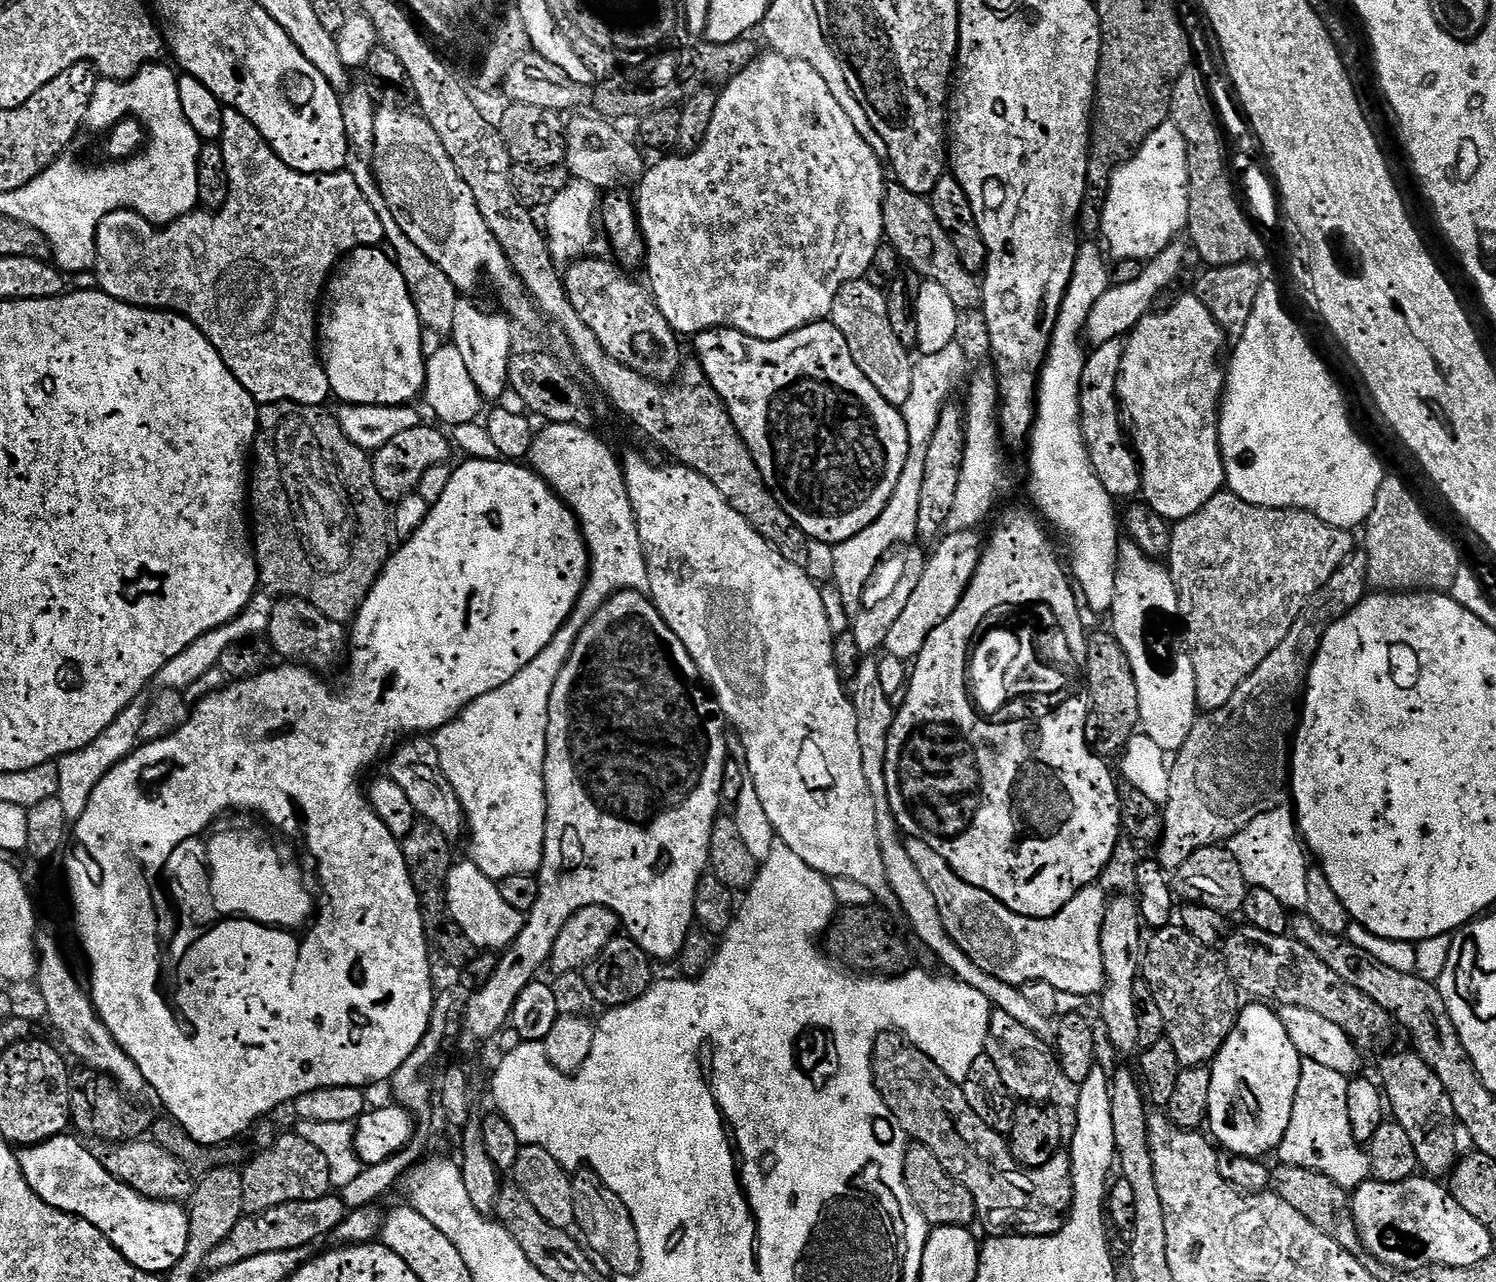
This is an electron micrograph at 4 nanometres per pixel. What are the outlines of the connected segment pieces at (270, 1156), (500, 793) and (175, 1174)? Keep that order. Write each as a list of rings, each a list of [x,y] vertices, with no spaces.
[[[281,1134],[273,1144],[261,1147],[243,1165],[241,1171],[245,1213],[265,1212],[286,1202],[302,1202],[329,1195],[333,1191],[330,1182],[330,1166],[326,1158],[306,1138],[295,1134]]]
[[[545,654],[535,664],[529,664],[506,686],[490,690],[473,704],[467,704],[458,716],[435,733],[434,743],[438,750],[438,762],[454,786],[454,794],[462,802],[466,821],[467,839],[472,839],[472,863],[494,881],[511,876],[531,876],[539,873],[544,857],[546,838],[546,790],[544,789],[544,763],[548,745],[548,711],[550,694],[560,673],[558,660],[552,654]]]
[[[151,1138],[126,1140],[109,1146],[104,1142],[91,1145],[94,1158],[104,1167],[111,1176],[118,1178],[124,1184],[138,1190],[143,1196],[152,1200],[171,1200],[173,1202],[188,1202],[192,1198],[194,1176],[190,1169],[174,1154],[166,1154],[159,1142]]]

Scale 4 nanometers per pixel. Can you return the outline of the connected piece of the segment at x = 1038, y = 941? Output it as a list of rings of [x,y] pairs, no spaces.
[[[911,838],[904,840],[906,846],[906,854],[910,854],[911,861],[914,862],[914,866],[918,866],[918,874],[922,874],[922,882],[926,882],[926,886],[930,886],[930,894],[934,894],[934,902],[938,906],[938,910],[942,916],[942,922],[946,926],[946,930],[950,934],[950,938],[954,942],[958,942],[958,946],[965,954],[970,958],[970,962],[974,962],[974,966],[978,966],[978,970],[982,970],[986,974],[990,974],[994,978],[1002,978],[1002,982],[1007,984],[1015,984],[1017,986],[1024,985],[1030,982],[1042,982],[1049,983],[1050,986],[1057,989],[1060,994],[1065,997],[1068,996],[1092,996],[1103,992],[1104,982],[1104,967],[1102,966],[1102,922],[1104,921],[1104,909],[1106,907],[1106,892],[1100,886],[1089,886],[1084,888],[1077,894],[1070,902],[1066,902],[1066,906],[1062,906],[1062,910],[1058,914],[1054,914],[1050,918],[1042,918],[1041,920],[1035,920],[1029,916],[1023,916],[1022,914],[1014,914],[1014,910],[1007,908],[998,898],[994,898],[990,894],[986,894],[986,890],[978,890],[978,886],[970,886],[970,882],[966,882],[961,878],[957,872],[949,866],[946,862],[946,858],[942,858],[942,854],[934,854],[934,850],[930,850],[930,846],[926,846],[926,842],[921,840],[913,840]]]

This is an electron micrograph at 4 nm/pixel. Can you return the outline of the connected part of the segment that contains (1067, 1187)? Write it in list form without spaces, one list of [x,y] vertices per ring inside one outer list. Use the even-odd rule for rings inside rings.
[[[893,1030],[880,1033],[872,1051],[872,1076],[876,1079],[876,1089],[882,1094],[886,1106],[890,1106],[894,1118],[898,1118],[905,1137],[931,1150],[947,1172],[970,1190],[981,1221],[984,1219],[993,1224],[996,1230],[1015,1230],[1021,1236],[1053,1236],[1059,1232],[1072,1210],[1071,1155],[1059,1150],[1041,1168],[1021,1167],[1012,1157],[1009,1141],[1001,1133],[990,1130],[990,1126],[970,1110],[963,1087],[929,1053],[927,1056],[916,1046]]]

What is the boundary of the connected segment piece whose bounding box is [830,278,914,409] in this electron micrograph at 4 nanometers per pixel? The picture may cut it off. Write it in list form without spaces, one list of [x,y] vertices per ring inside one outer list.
[[[865,278],[844,285],[834,298],[830,322],[838,330],[842,330],[842,338],[846,338],[846,346],[850,346],[850,354],[854,354],[854,362],[858,362],[858,370],[862,370],[862,374],[870,378],[870,382],[874,382],[874,390],[878,390],[878,394],[882,394],[886,402],[890,402],[898,409],[903,409],[906,398],[910,398],[910,382],[914,382],[914,360],[913,357],[908,357],[911,356],[909,349],[904,348],[894,334],[893,327],[890,326],[887,295],[883,291],[879,292],[870,281],[871,279]]]

